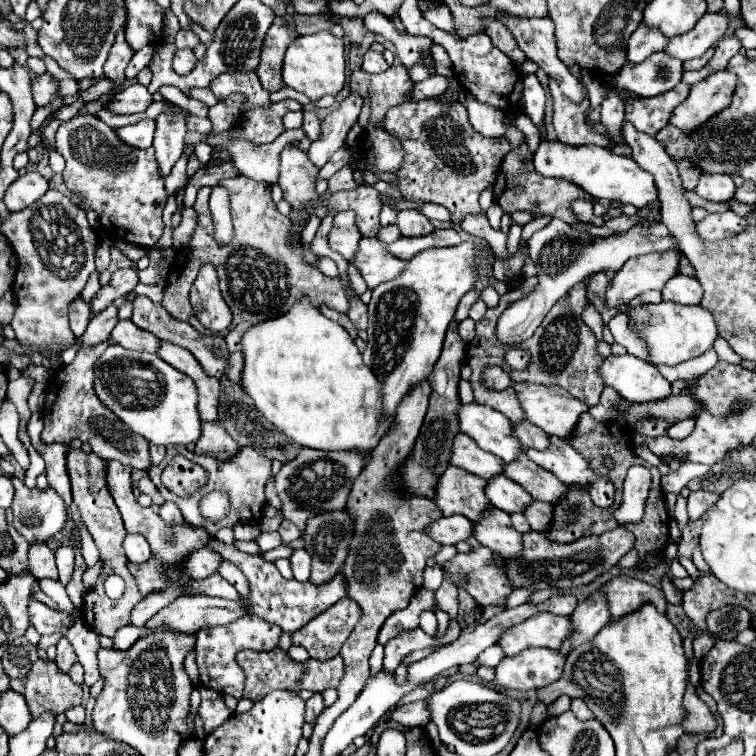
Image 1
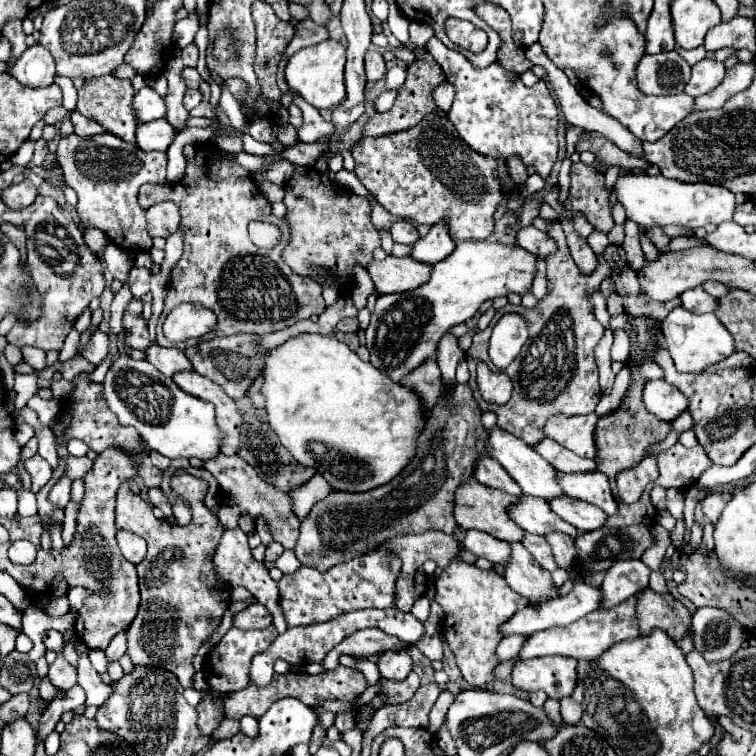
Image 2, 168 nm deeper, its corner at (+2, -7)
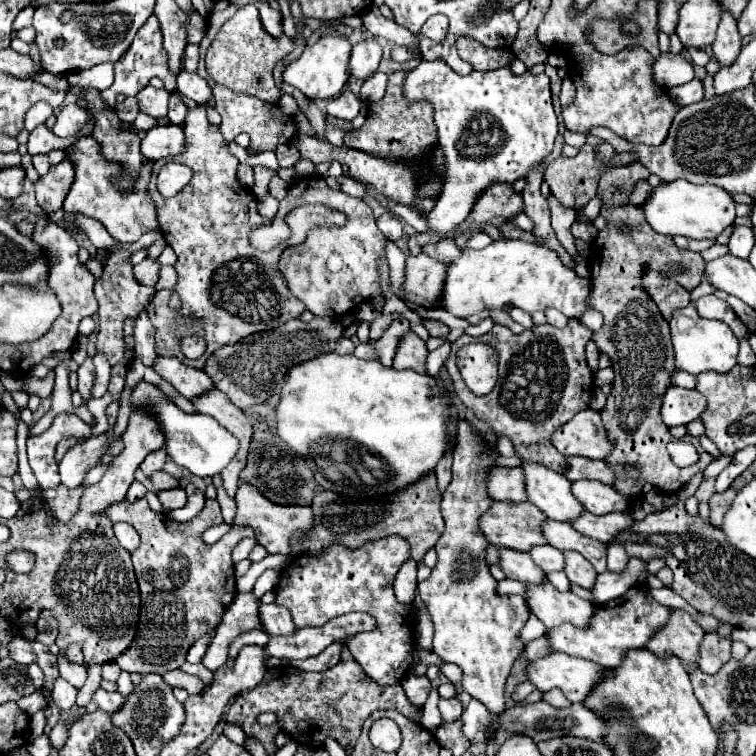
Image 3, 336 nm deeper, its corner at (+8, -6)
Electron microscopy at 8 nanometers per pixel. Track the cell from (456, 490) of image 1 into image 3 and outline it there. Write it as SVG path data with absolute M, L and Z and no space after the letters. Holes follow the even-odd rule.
M492 502L490 510L480 518L480 528L492 546L530 552L534 546L548 544L542 534L542 520L546 520L544 512L532 502Z

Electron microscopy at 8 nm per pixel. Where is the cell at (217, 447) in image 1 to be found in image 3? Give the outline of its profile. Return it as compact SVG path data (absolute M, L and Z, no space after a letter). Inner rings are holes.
M240 484L236 492L236 516L232 524L250 526L256 532L258 544L266 548L268 554L292 554L292 536L298 532L308 532L308 524L312 524L312 508L310 506L278 506L268 498L260 496L260 492L250 484Z

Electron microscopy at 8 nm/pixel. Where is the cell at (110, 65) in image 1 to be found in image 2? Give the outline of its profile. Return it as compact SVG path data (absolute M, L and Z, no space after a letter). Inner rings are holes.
M106 75L100 79L100 83L96 83L96 79L86 81L84 87L78 91L78 105L76 111L96 119L98 123L102 123L110 133L114 133L116 137L134 143L134 131L136 131L136 117L132 115L132 97L134 97L134 89L130 79L118 79L116 75Z

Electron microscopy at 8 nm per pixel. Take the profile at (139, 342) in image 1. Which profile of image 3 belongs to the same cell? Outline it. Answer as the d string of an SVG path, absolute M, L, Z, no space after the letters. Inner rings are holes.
M158 358L154 370L188 400L194 400L214 388L212 378L204 370L188 368L178 358Z

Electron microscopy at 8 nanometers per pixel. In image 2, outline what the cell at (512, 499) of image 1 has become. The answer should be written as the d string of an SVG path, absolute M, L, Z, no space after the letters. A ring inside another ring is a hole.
M520 495L518 501L514 505L510 505L508 515L514 523L518 523L524 531L528 533L536 533L536 535L544 535L548 531L564 531L568 533L572 539L578 537L578 529L574 529L572 525L568 525L566 521L562 521L558 515L554 515L548 507L546 501L538 501L536 497L524 497Z

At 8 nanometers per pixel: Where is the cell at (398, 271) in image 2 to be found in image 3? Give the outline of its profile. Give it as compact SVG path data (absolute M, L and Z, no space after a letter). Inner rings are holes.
M424 254L410 256L406 260L406 282L404 282L406 298L424 308L434 308L436 300L440 300L440 288L444 288L446 270L448 270L446 264L436 262L430 256Z

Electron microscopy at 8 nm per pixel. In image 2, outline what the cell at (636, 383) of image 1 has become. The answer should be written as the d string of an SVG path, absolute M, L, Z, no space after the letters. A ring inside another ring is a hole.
M664 379L646 381L642 389L642 401L648 413L656 415L662 421L672 421L684 409L688 409L688 399L684 397L684 393Z

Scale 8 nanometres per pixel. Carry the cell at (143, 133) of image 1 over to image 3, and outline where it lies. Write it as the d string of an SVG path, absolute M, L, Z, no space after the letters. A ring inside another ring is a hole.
M154 126L146 132L142 140L142 154L150 160L160 160L166 156L176 156L184 152L184 132L182 126Z

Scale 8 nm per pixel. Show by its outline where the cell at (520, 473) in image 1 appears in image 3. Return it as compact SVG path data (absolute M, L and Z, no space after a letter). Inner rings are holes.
M584 512L584 516L572 522L572 526L580 530L584 536L590 536L604 544L614 540L620 532L632 528L632 524L634 524L634 518L630 512L612 512L604 516L594 516L590 512Z

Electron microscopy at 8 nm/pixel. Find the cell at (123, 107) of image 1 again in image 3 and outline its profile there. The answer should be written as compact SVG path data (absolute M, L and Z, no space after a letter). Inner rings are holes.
M146 86L144 90L138 92L136 98L138 98L140 110L142 110L144 114L150 114L150 116L154 116L154 118L166 116L170 94L168 94L164 88L156 90L156 88L152 88L152 86Z

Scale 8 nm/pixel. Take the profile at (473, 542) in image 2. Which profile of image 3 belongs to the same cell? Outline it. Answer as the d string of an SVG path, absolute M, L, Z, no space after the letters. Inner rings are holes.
M500 548L502 560L500 568L506 572L508 578L520 580L524 584L542 584L546 582L546 572L540 570L526 552L516 552L508 548Z

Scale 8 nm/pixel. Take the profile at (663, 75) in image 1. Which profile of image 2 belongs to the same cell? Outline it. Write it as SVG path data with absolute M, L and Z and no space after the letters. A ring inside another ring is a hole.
M676 53L644 55L636 67L638 89L646 95L676 95L690 81L690 65Z

